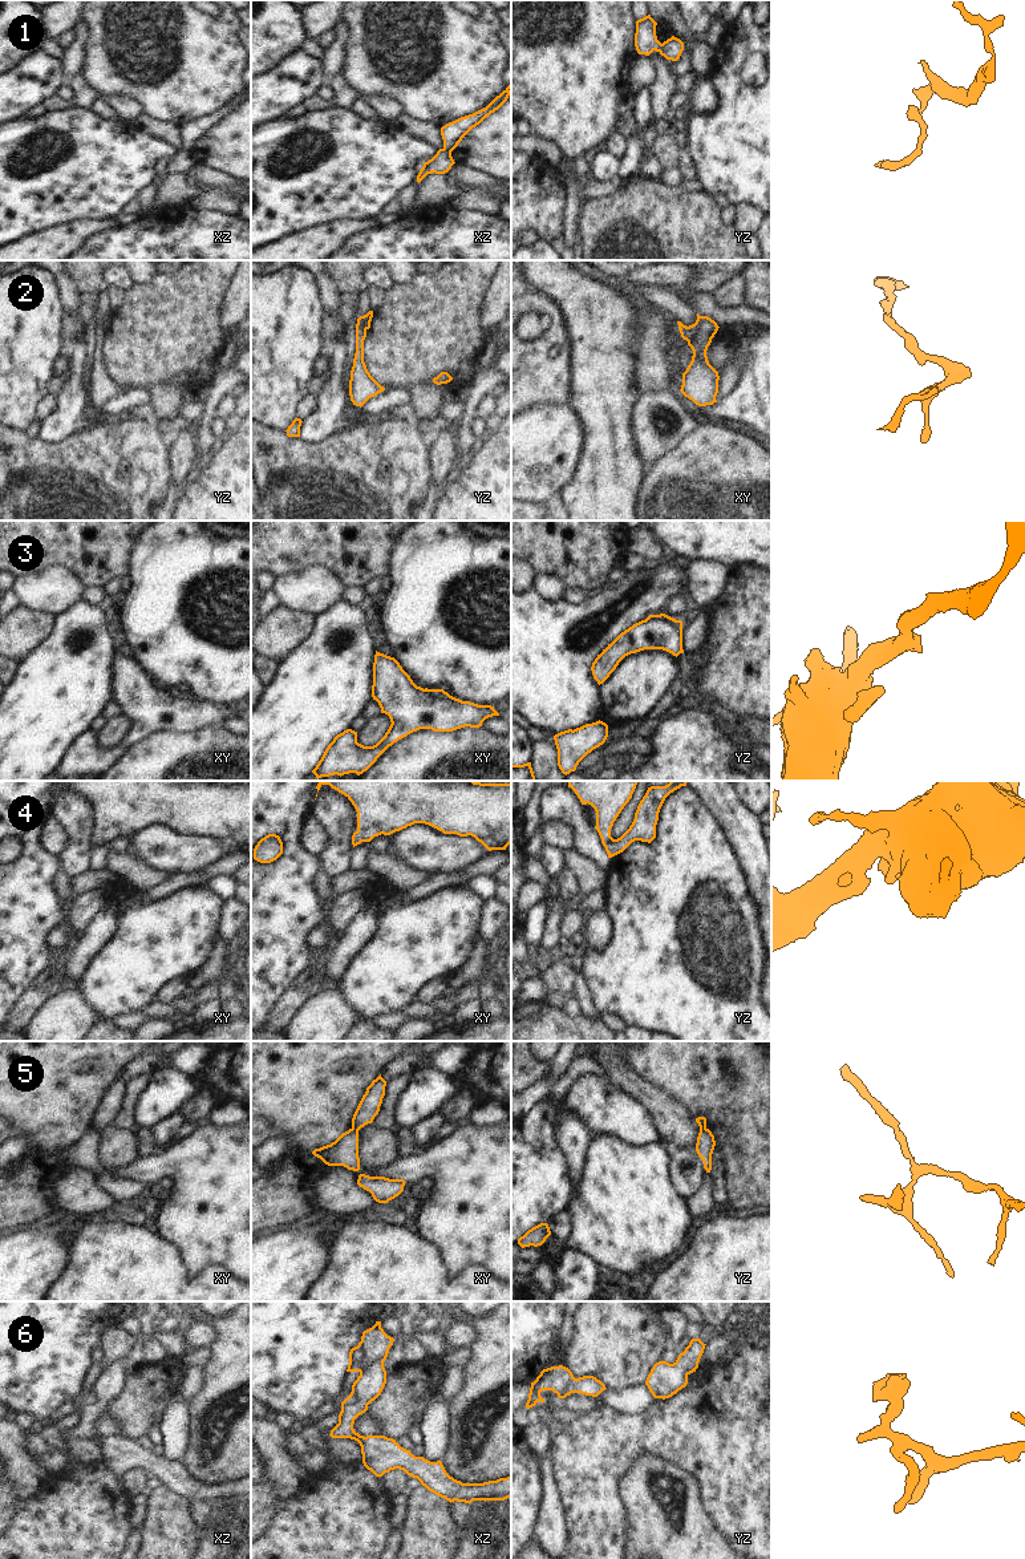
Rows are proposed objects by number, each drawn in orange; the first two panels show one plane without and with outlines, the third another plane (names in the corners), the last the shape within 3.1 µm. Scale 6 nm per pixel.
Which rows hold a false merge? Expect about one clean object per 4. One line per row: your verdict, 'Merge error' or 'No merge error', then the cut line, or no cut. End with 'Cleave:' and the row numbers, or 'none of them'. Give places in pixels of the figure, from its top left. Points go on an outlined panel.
1: Merge error. Split along xz (444, 148), (450, 152)
2: Merge error. Split along xy (701, 316), (695, 335), (688, 341)
3: No merge error. No split
4: No merge error. No split
5: Merge error. Split along xy (352, 1128), (357, 1130)
6: Merge error. Split along xz (383, 1360), (376, 1360), (360, 1372)
Cleave: 1, 2, 5, 6

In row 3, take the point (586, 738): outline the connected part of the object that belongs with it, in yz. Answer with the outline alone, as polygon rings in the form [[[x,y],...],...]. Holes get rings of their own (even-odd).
[[[600,720],[555,734],[558,766],[562,773],[567,776],[575,772],[579,762],[593,749],[603,745],[607,737],[608,725]]]

